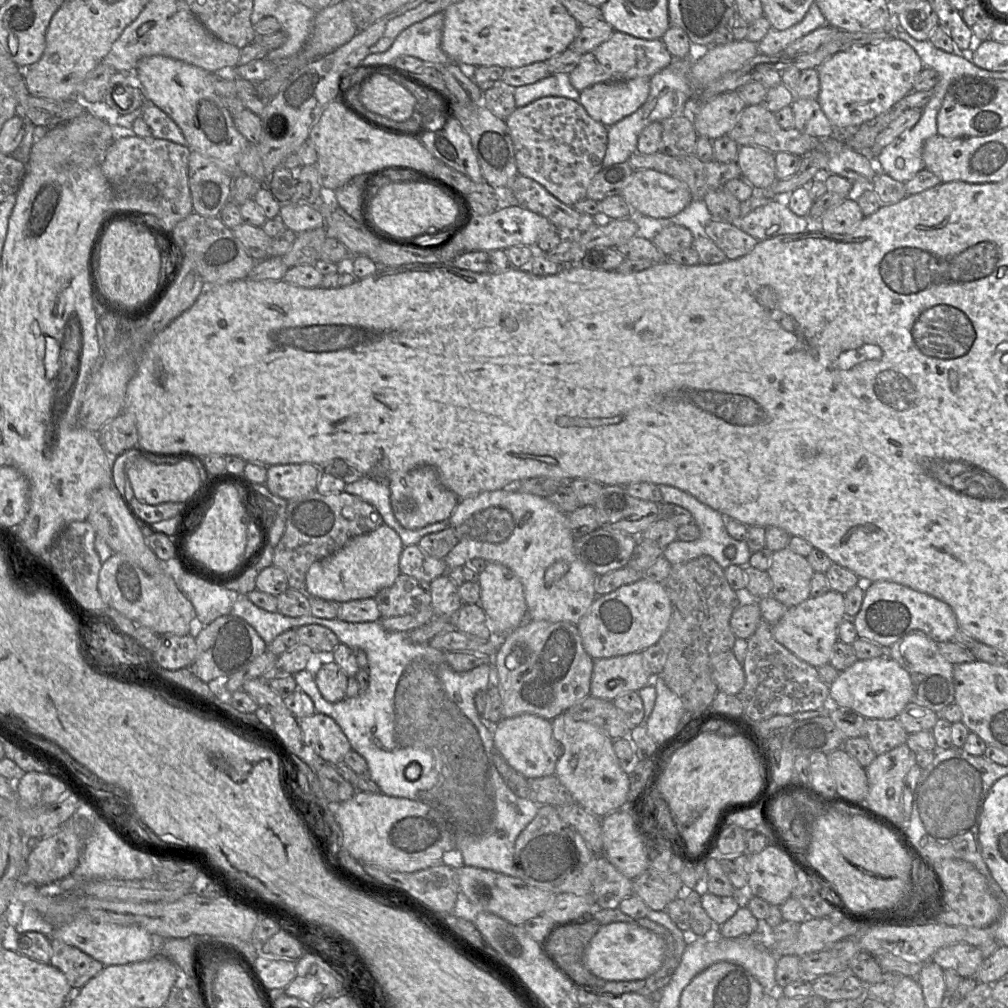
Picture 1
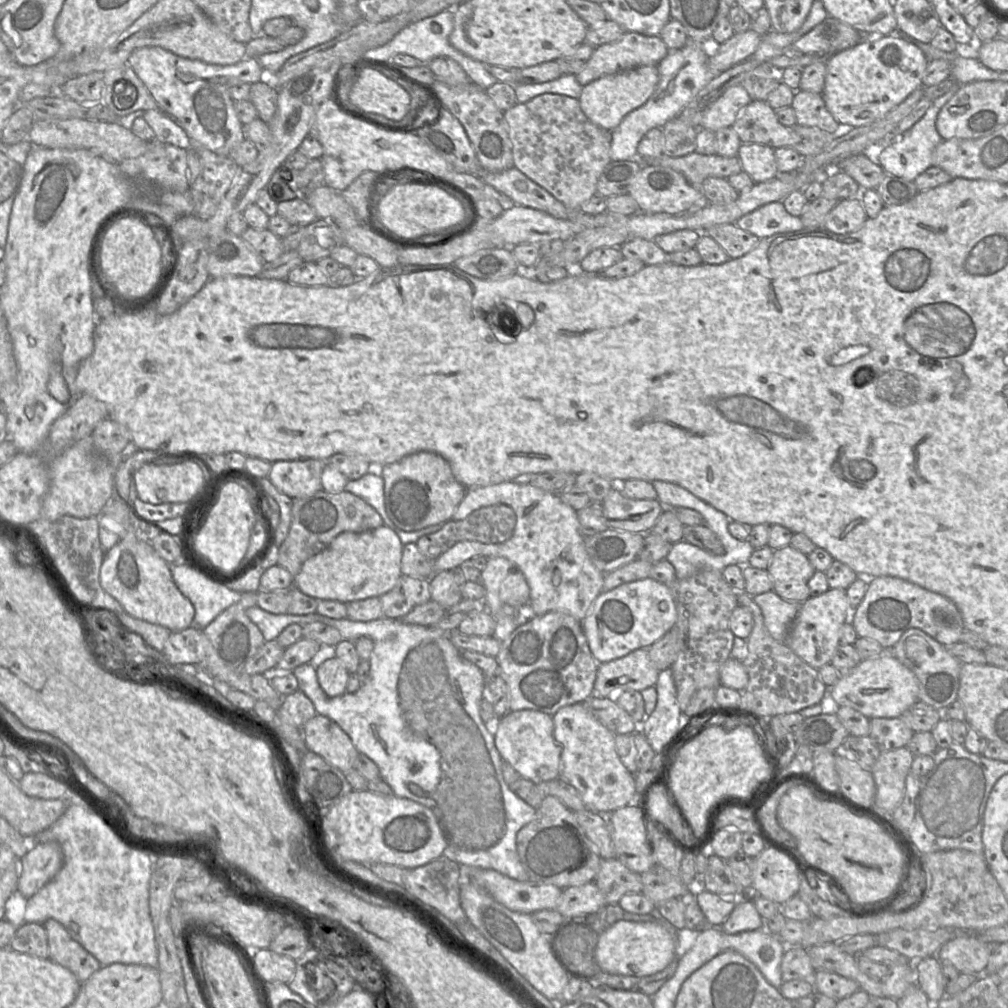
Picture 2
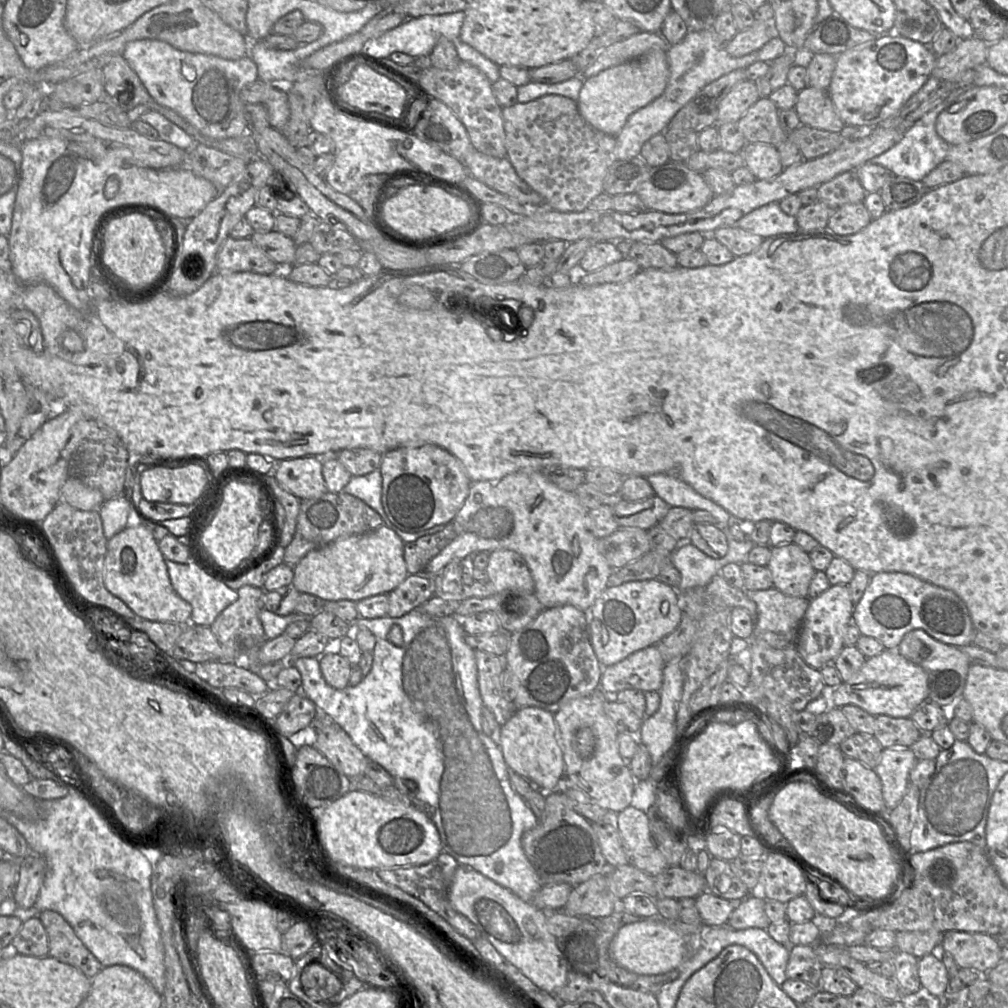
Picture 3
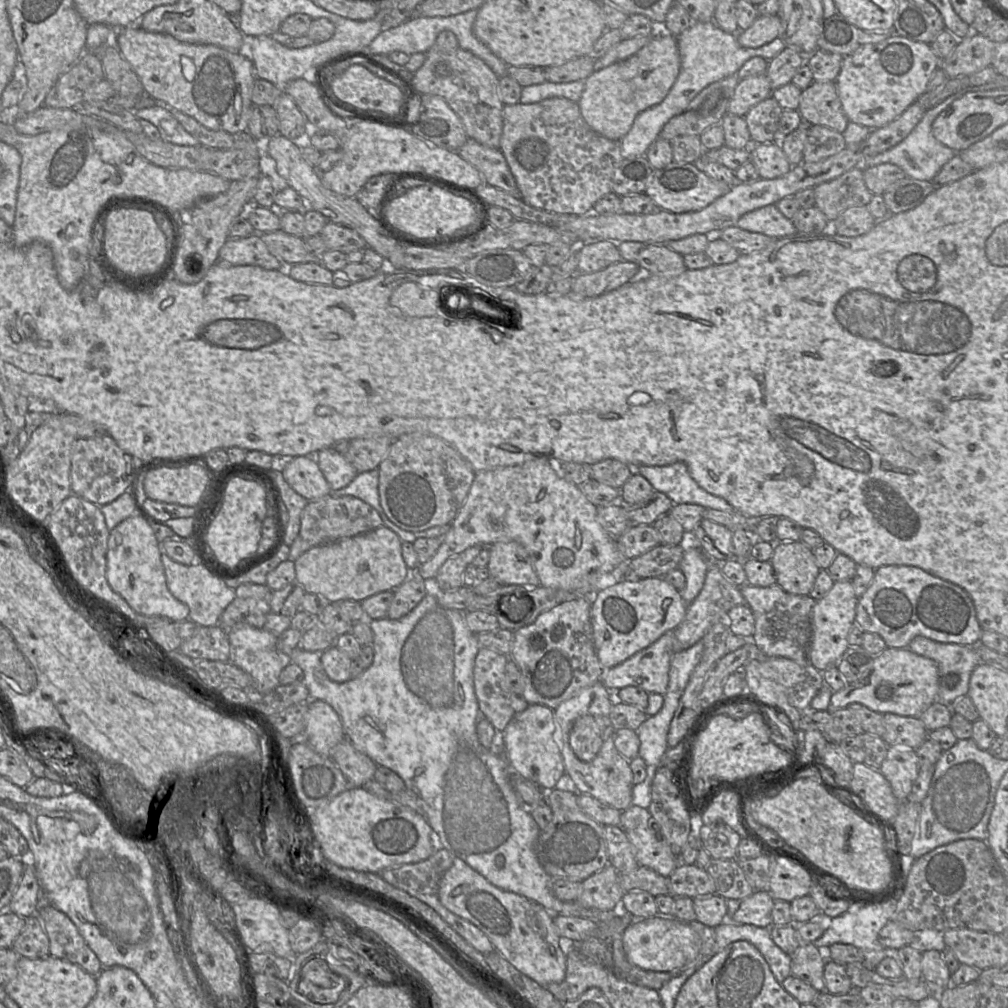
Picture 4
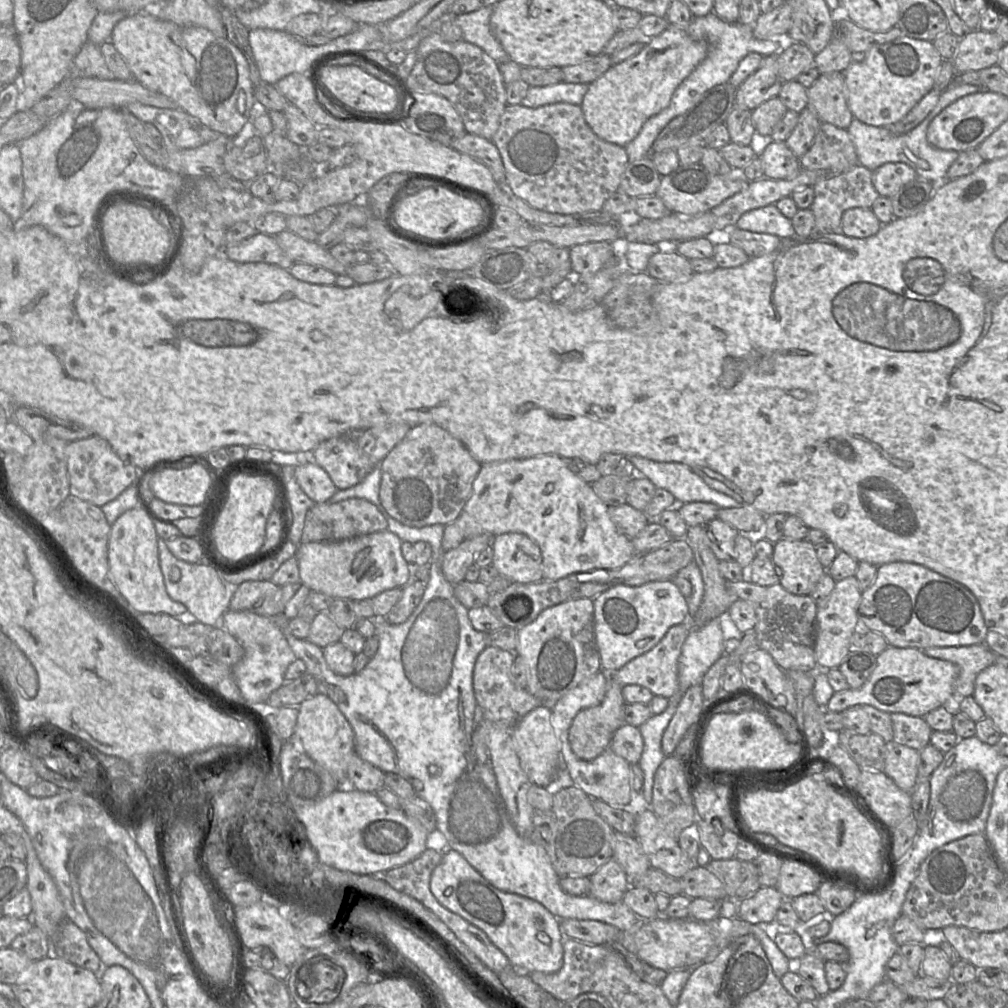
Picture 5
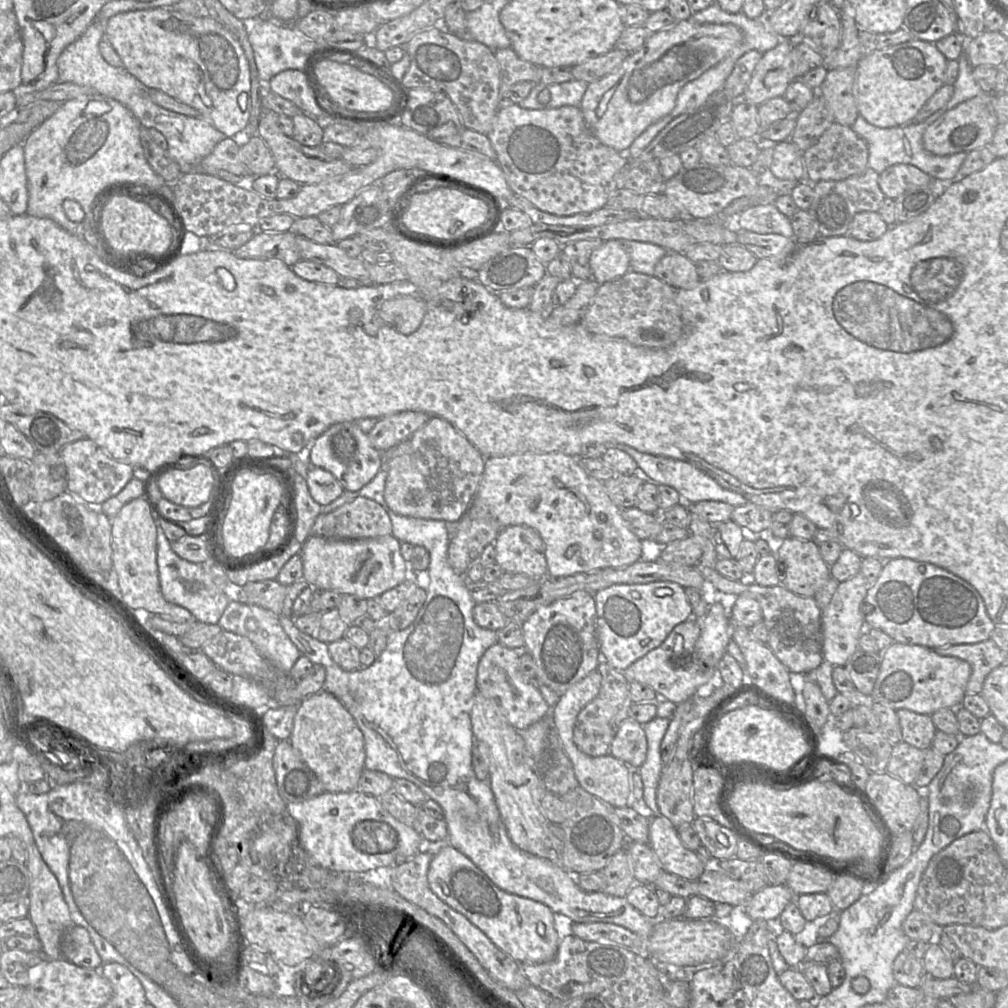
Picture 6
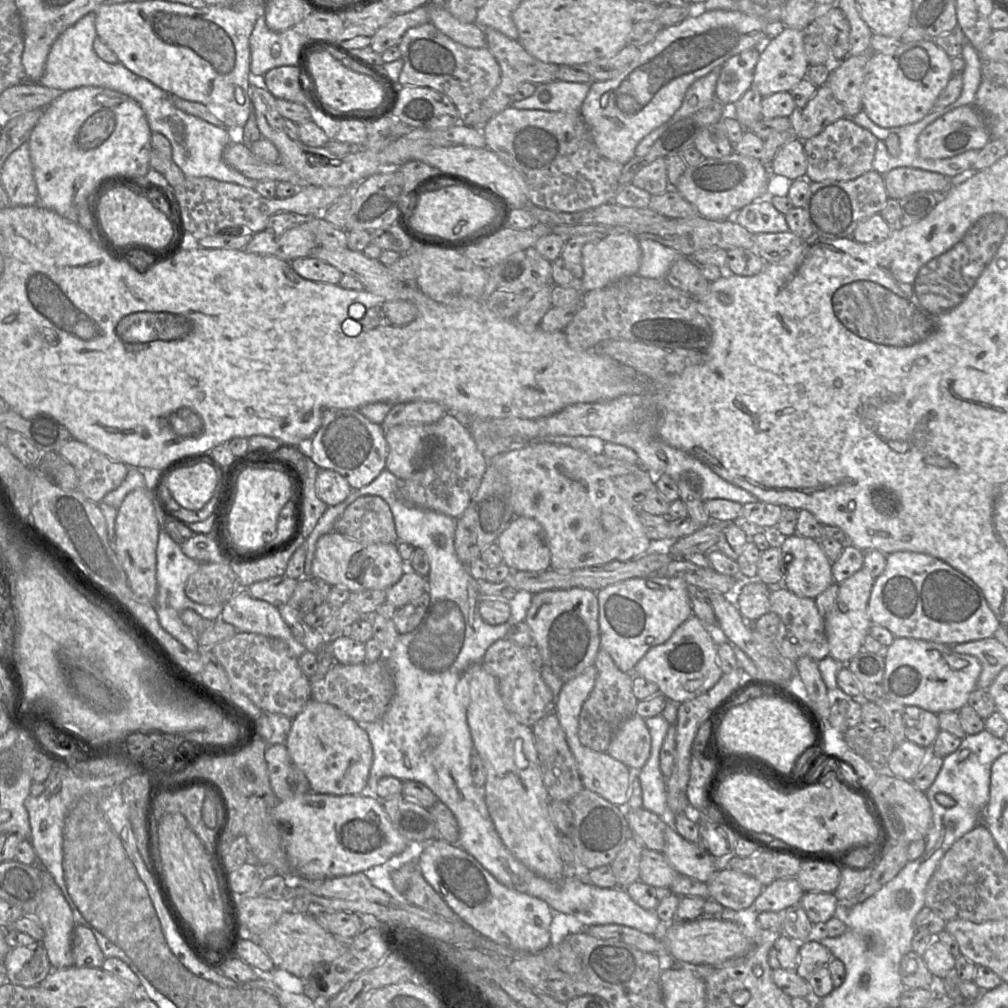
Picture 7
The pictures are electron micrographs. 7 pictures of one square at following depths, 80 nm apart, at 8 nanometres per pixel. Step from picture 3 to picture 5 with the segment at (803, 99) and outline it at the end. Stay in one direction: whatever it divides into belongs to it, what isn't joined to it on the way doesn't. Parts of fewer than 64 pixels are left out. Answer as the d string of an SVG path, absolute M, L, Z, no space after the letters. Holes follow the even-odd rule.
M843 72L821 74L807 89L808 106L822 123L830 123L847 129L854 116L846 99L846 84Z

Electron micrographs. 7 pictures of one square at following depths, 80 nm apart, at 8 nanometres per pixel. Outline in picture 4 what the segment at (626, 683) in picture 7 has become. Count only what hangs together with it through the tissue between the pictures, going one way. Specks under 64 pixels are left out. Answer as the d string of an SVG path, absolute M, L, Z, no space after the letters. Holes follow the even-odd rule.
M587 714L578 717L570 732L570 746L574 754L583 762L592 761L613 728L610 716Z

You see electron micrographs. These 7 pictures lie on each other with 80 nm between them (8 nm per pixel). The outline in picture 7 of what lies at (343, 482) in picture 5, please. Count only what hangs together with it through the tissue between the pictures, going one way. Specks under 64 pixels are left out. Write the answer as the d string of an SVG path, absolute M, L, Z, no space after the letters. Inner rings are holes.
M329 408L323 411L321 425L307 444L306 455L319 467L342 475L352 489L360 489L371 483L386 466L388 445L385 431L380 424L367 419L359 409Z

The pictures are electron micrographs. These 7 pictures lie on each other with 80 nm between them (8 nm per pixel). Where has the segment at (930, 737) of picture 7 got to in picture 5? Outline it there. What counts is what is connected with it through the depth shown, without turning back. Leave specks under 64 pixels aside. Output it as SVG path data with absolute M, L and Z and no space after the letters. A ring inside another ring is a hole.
M891 713L893 725L893 743L906 745L917 751L930 743L931 727L921 716L904 713Z

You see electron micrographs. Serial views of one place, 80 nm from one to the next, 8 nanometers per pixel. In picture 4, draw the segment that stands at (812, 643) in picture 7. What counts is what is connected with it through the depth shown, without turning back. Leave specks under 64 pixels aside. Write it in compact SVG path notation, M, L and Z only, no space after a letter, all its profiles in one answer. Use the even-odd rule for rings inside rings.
M744 584L740 592L753 612L755 628L751 641L763 655L783 657L800 665L809 663L809 646L812 638L812 610L816 600L810 595L794 595L783 590L778 584L757 587Z

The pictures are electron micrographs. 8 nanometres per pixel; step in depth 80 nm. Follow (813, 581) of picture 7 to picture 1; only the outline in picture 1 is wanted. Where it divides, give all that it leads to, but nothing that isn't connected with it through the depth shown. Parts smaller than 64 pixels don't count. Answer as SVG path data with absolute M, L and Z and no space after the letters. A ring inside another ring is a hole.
M788 547L773 552L767 570L772 581L772 596L786 607L794 607L810 597L815 573L806 557Z

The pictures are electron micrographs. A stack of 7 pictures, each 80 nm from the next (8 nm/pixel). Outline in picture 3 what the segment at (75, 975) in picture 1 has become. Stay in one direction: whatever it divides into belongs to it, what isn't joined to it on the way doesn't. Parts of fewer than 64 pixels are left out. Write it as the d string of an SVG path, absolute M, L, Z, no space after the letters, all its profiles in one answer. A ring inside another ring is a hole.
M57 912L38 914L49 938L49 956L72 965L92 979L102 968L100 962L76 936L71 925Z

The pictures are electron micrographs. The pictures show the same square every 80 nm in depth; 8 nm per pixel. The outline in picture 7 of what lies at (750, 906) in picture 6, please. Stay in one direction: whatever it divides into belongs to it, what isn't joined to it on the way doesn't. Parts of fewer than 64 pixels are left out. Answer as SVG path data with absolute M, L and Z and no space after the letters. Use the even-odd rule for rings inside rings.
M796 877L775 879L764 887L753 906L759 912L777 912L800 903L804 894L805 891Z

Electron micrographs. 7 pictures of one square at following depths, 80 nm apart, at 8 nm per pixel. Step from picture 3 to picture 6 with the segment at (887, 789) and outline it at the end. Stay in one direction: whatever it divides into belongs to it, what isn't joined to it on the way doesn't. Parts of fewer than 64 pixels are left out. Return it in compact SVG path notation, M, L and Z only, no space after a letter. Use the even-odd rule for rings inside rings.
M901 741L893 746L886 771L906 784L914 784L924 758L925 750Z

